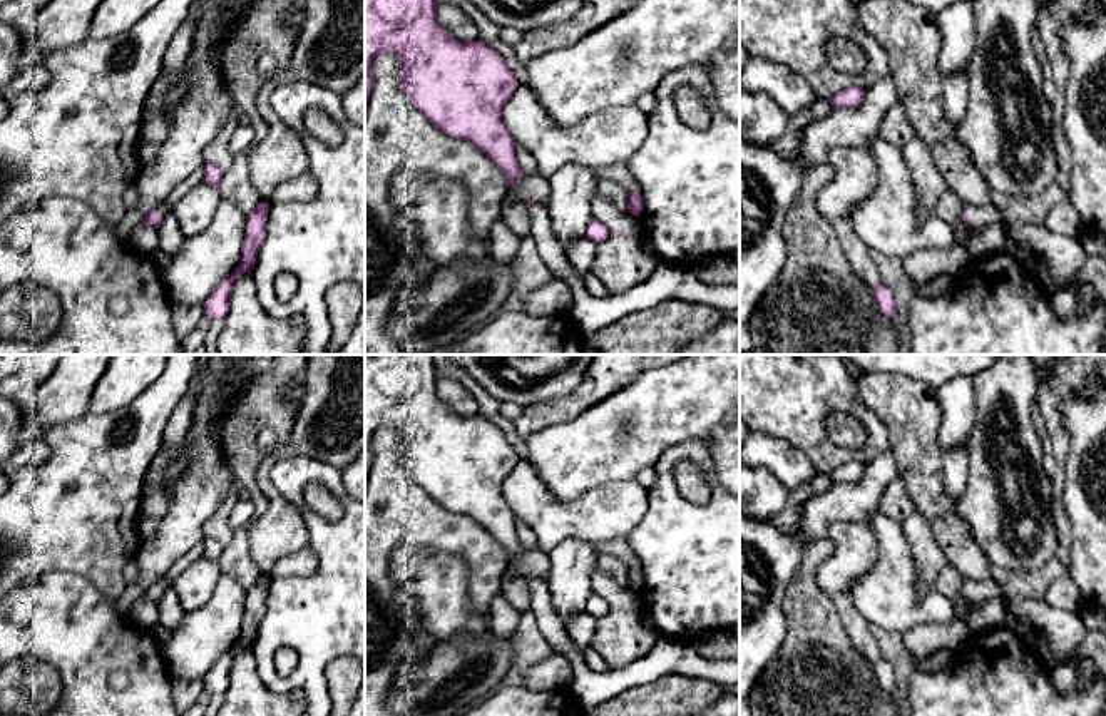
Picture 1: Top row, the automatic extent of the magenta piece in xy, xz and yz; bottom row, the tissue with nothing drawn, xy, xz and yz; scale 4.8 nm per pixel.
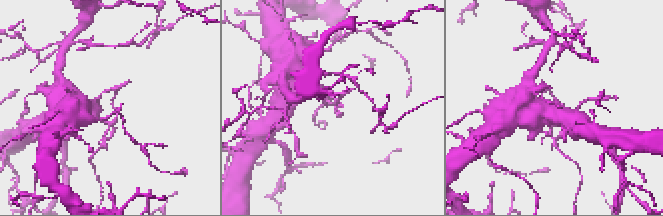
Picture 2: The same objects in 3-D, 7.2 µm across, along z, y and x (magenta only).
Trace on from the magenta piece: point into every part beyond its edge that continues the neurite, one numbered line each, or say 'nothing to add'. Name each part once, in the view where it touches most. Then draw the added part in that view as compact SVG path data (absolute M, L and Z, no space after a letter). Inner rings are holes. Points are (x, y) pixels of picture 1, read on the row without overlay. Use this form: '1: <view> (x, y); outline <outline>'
1: yz (989, 589); outline M992 577L987 580L965 579L964 589L970 594L970 601L974 601L974 602L1002 599L1002 587Z

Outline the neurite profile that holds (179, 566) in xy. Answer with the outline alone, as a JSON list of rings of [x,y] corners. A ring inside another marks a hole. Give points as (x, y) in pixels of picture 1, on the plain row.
[[[204,542],[196,544],[181,559],[177,559],[166,574],[166,579],[172,582],[177,579],[194,560],[197,560],[204,552]]]

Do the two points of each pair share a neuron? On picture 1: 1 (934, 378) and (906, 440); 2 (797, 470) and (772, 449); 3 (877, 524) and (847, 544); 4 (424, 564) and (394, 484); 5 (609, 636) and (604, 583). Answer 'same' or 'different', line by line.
1: different
2: same
3: different
4: different
5: same

